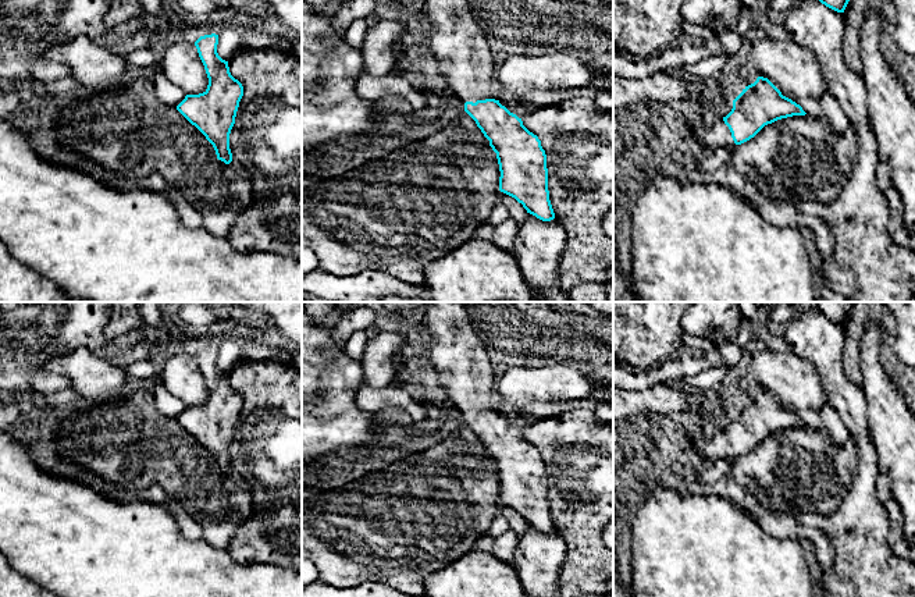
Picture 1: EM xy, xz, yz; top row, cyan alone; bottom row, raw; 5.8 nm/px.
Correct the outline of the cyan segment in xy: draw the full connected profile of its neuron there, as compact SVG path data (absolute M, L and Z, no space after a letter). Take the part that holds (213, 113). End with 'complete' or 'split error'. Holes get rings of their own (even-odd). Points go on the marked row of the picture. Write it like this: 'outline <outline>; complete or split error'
outline M216 33L200 36L195 42L209 85L203 93L186 95L177 110L213 145L217 159L229 164L232 161L229 134L243 86L231 75L228 61L218 56L217 45Z; complete

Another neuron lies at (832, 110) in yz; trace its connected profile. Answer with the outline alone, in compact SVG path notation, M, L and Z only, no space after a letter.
M826 93L820 97L819 103L830 127L836 132L843 134L850 127L850 122L834 96Z

